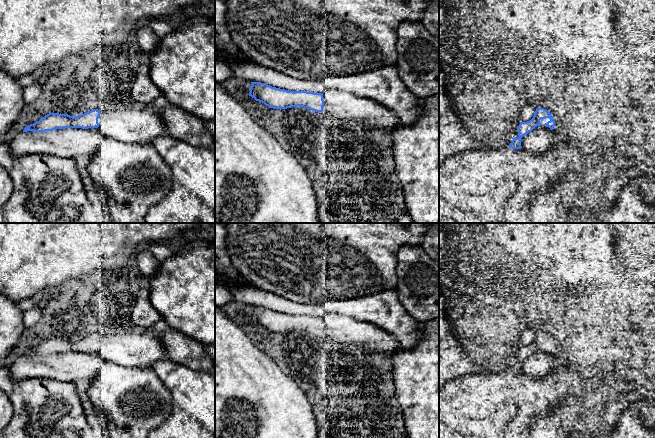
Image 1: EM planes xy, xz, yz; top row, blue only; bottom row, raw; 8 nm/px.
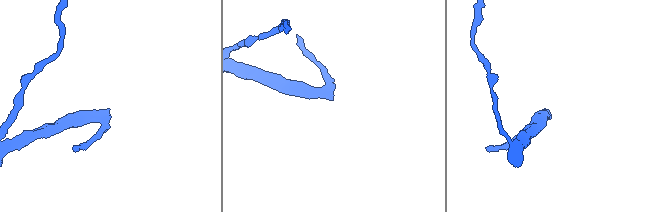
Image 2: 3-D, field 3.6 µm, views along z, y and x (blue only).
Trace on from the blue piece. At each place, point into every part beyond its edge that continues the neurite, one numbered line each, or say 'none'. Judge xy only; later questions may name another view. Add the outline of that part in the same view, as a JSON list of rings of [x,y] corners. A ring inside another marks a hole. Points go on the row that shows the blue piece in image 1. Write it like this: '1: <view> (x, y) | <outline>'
1: xy (142, 124) | [[[144,106],[101,110],[98,129],[105,136],[127,143],[150,144],[166,134],[158,110]]]

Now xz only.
1: xz (380, 120) | [[[336,89],[323,93],[323,112],[340,119],[358,121],[376,134],[389,134],[402,124],[396,113],[379,102]]]

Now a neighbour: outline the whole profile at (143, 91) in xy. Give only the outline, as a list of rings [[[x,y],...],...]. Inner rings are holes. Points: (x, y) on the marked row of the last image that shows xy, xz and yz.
[[[141,64],[136,72],[136,79],[132,85],[131,97],[140,105],[144,106],[153,103],[159,96],[162,95],[151,77],[149,64]]]

